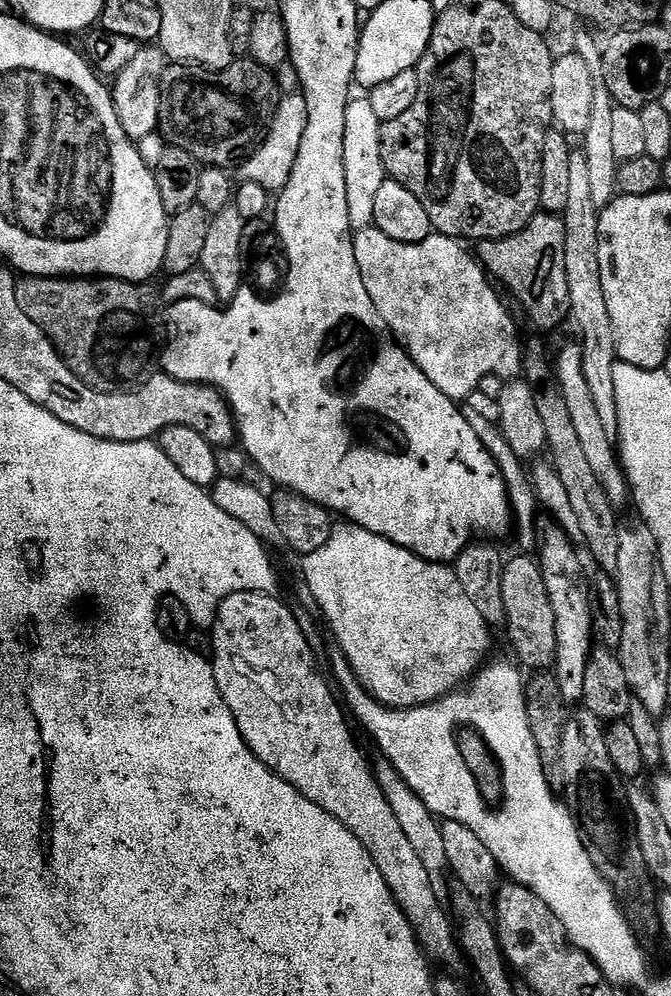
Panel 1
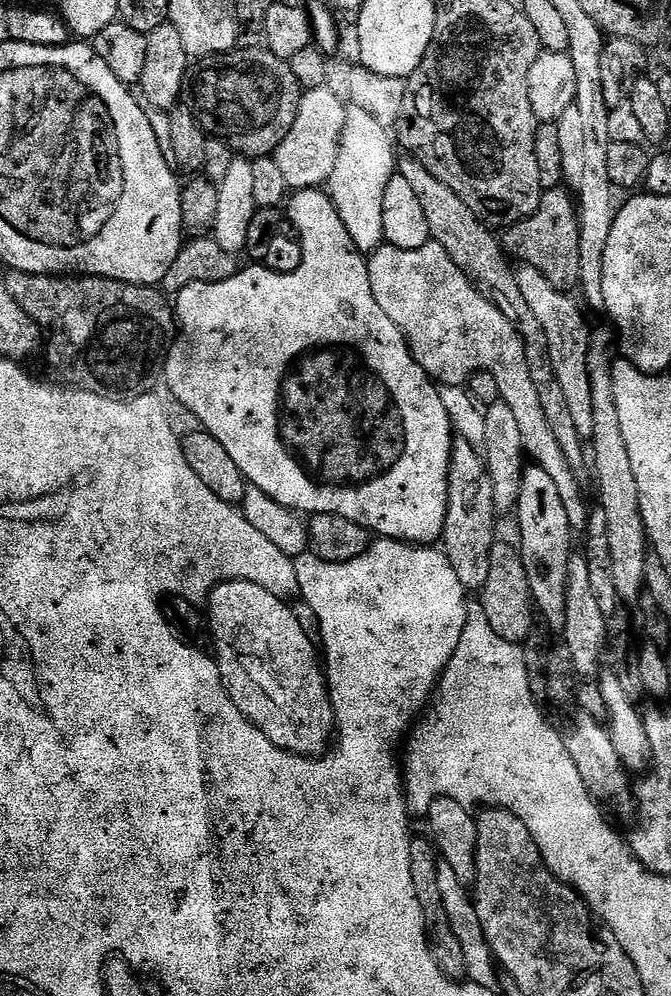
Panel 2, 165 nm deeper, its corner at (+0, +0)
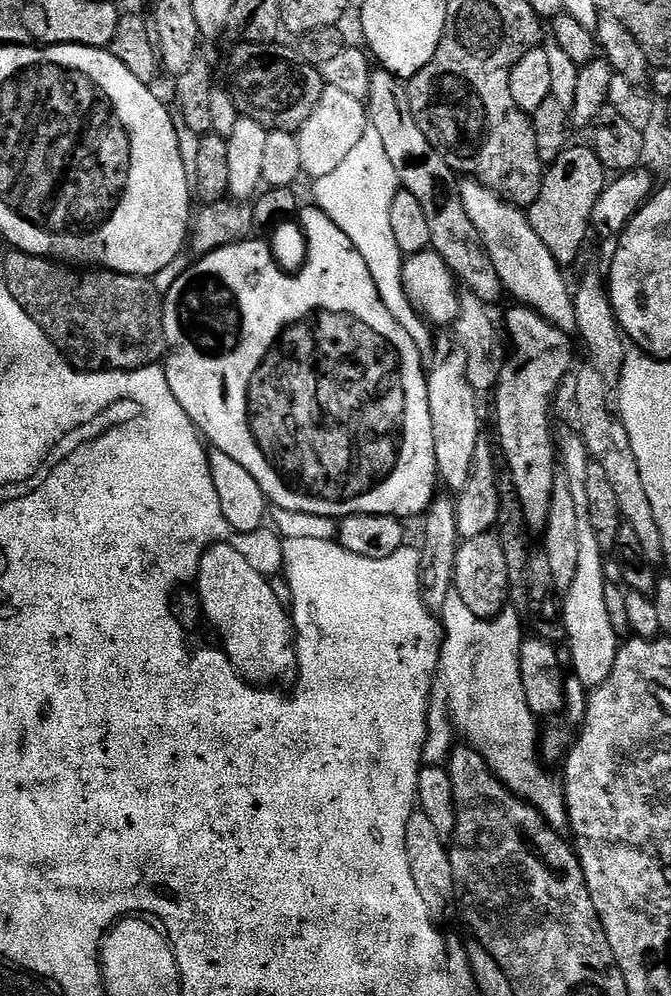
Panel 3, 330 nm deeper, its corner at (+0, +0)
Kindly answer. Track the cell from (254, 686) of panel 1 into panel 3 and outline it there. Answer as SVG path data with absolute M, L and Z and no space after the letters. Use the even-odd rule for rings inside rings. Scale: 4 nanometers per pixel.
M231 543L214 544L202 554L200 570L196 573L194 587L200 591L200 604L204 607L204 616L216 627L220 635L222 651L228 655L228 661L240 673L243 679L253 686L276 686L279 680L291 677L296 671L296 641L292 617L289 609L280 601L278 593L272 589L273 581L259 568L250 566L242 554Z

